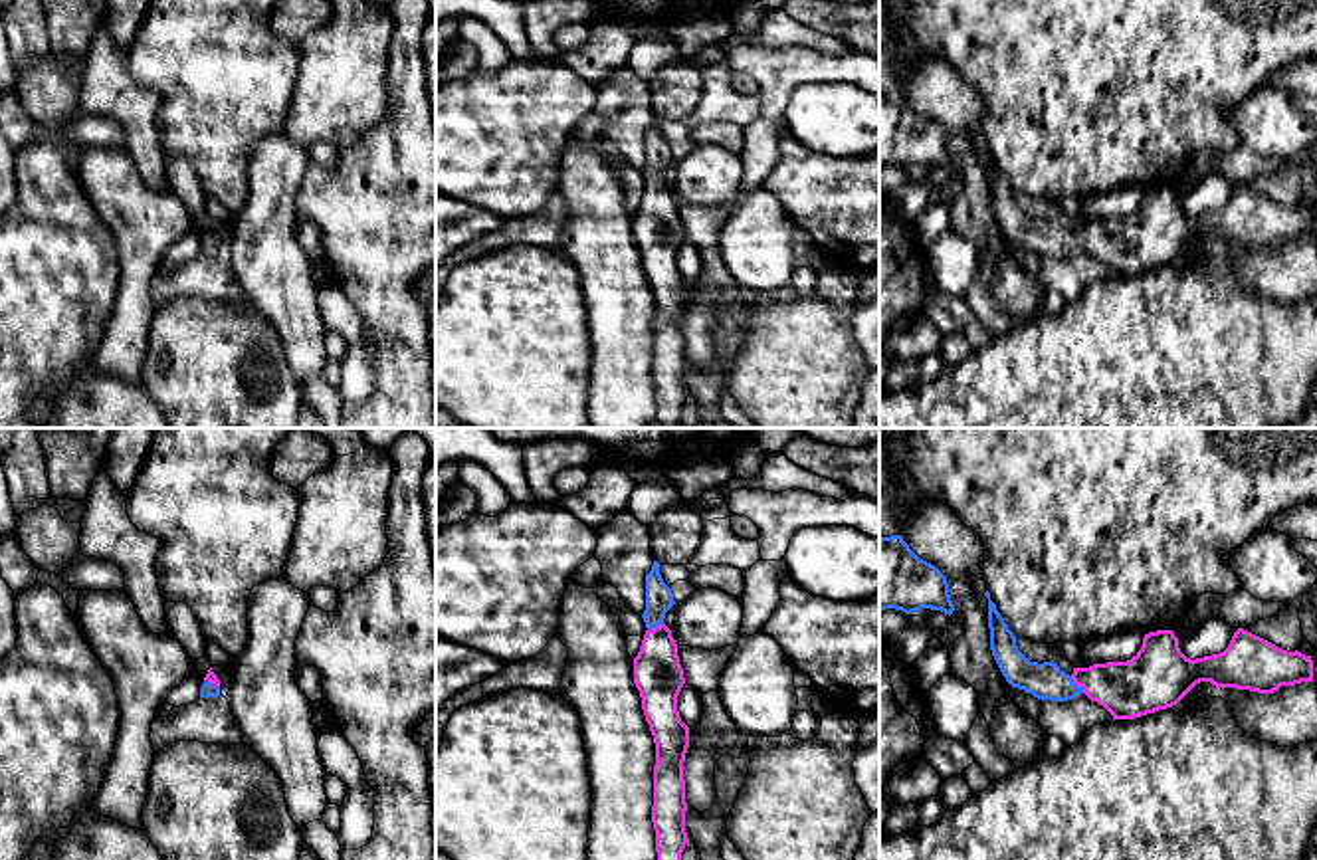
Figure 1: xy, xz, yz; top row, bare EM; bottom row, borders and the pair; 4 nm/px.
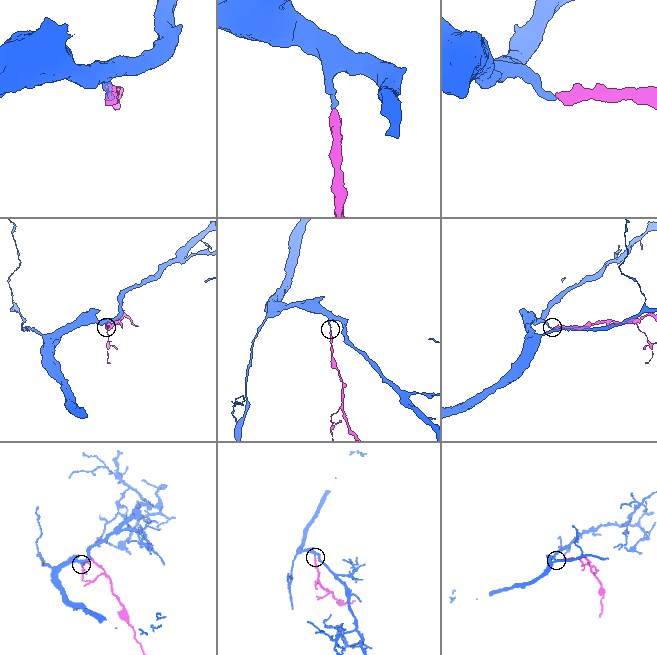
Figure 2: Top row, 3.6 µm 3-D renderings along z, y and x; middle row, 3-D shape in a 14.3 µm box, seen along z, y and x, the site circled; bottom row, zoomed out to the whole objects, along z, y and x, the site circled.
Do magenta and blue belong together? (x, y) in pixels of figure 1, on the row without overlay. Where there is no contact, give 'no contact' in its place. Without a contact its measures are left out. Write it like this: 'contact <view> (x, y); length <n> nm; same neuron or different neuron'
contact yz (1076, 240); length 90 nm; same neuron

